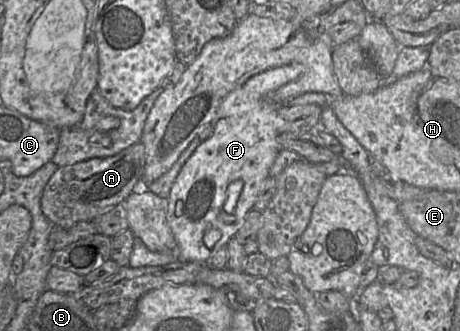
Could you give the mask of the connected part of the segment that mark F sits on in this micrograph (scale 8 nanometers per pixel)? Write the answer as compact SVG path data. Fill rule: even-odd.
M297 62L268 69L252 76L223 99L218 108L219 118L213 122L212 135L184 163L167 198L167 222L177 243L178 260L206 263L241 228L279 150L283 149L277 142L278 134L285 132L278 109L287 104L277 104L272 100L272 93L298 79L304 72L305 67ZM238 179L243 181L243 187L233 212L235 221L227 223L220 219L220 214L229 184ZM210 228L218 228L221 237L212 247L207 247L203 235Z

